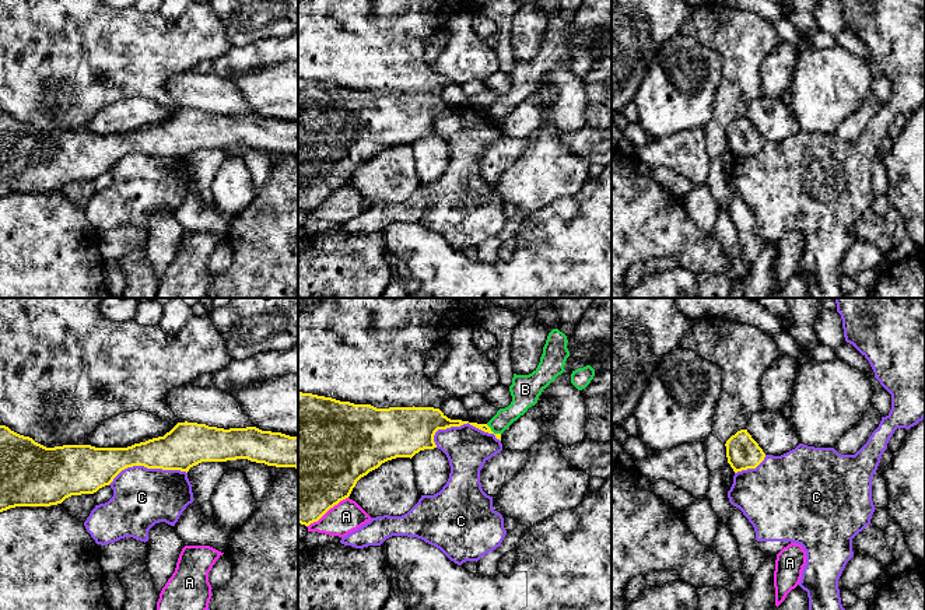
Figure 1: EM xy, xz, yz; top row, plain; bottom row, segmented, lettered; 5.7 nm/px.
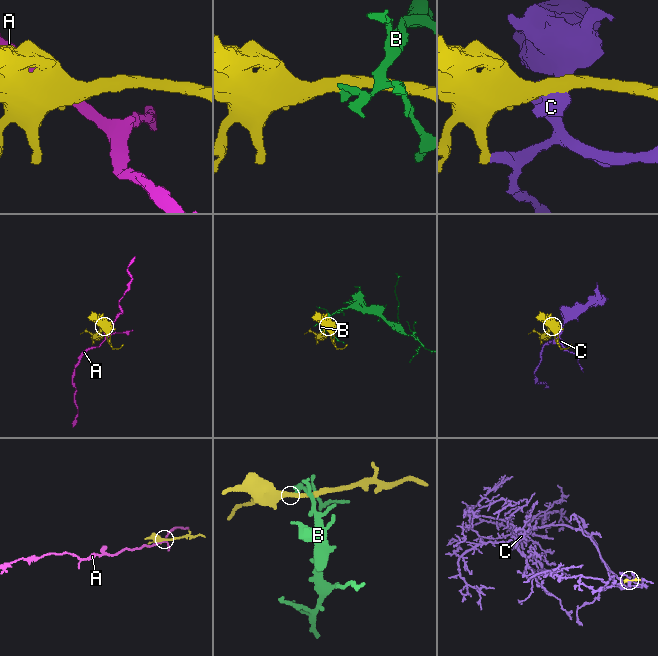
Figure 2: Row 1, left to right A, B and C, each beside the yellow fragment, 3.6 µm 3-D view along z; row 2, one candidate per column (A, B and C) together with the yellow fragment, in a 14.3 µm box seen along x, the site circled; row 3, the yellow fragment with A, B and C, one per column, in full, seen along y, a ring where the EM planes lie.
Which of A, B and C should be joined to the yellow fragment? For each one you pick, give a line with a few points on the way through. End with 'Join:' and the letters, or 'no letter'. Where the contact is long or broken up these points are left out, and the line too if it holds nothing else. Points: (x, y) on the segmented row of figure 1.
Join: no letter

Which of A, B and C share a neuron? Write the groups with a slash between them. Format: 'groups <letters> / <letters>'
groups A / B / C

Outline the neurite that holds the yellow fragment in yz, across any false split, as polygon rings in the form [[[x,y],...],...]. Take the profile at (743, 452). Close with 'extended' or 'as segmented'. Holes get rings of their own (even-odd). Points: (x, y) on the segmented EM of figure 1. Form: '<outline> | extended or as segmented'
[[[740,430],[732,435],[725,446],[728,463],[735,473],[756,469],[765,458],[765,453],[747,430]]] | as segmented

